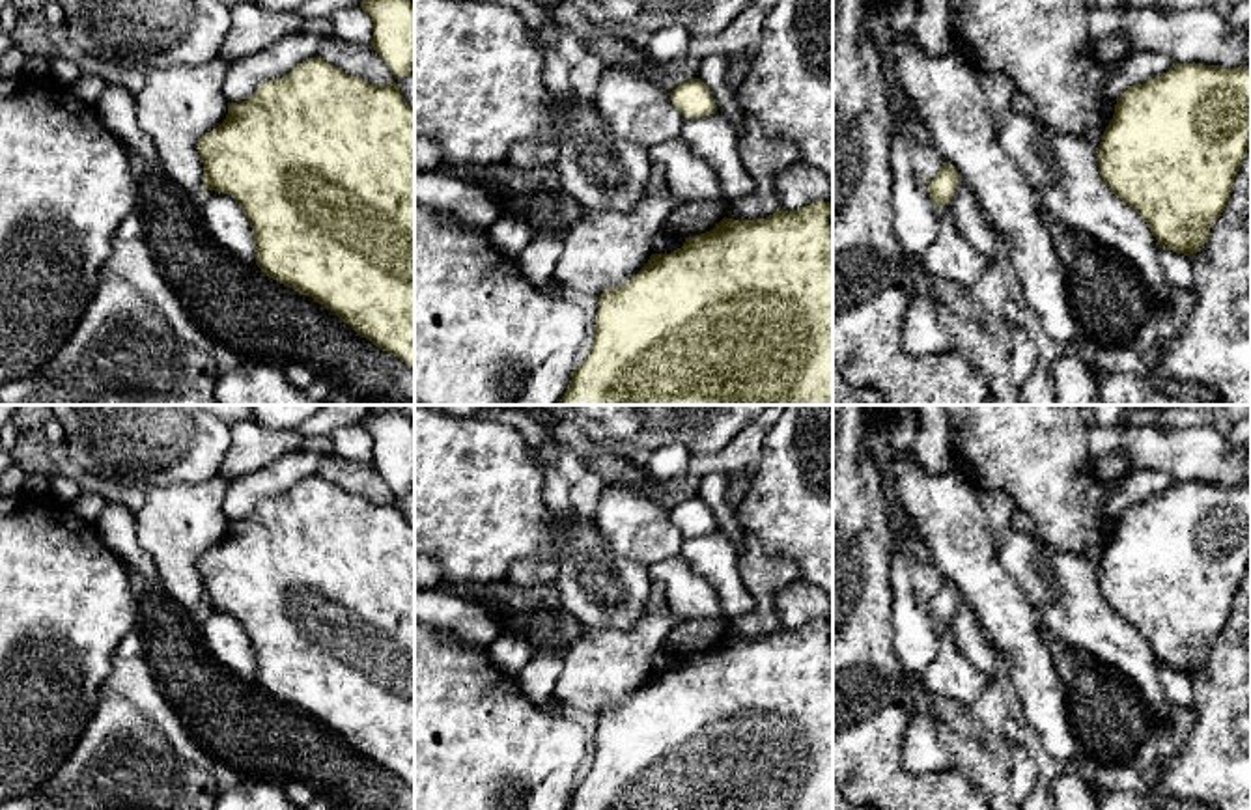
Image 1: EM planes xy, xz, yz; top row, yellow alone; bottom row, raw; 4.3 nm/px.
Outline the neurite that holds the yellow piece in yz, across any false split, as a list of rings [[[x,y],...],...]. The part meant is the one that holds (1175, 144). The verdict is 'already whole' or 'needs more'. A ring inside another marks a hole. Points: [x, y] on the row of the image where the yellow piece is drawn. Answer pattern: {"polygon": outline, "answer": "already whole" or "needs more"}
{"polygon": [[[1173,63],[1165,75],[1130,86],[1117,99],[1098,146],[1098,168],[1109,190],[1137,211],[1161,248],[1193,259],[1230,200],[1249,146],[1251,65]]], "answer": "already whole"}

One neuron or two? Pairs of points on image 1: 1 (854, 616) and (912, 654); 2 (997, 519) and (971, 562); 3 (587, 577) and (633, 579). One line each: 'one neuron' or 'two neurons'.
1: two neurons
2: two neurons
3: one neuron

